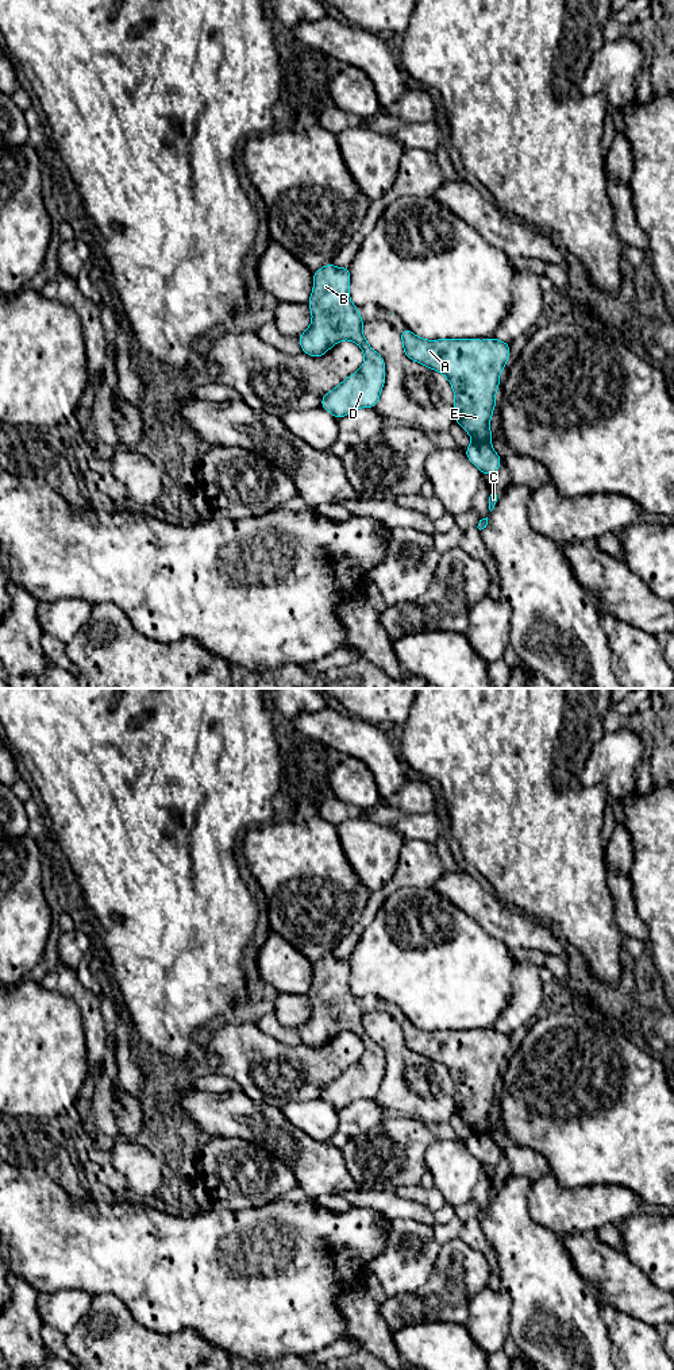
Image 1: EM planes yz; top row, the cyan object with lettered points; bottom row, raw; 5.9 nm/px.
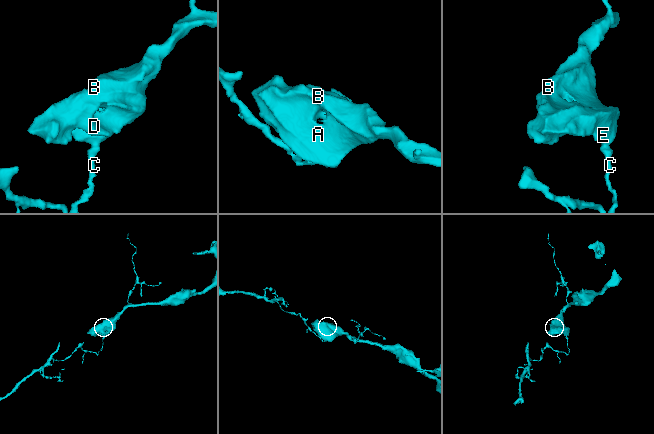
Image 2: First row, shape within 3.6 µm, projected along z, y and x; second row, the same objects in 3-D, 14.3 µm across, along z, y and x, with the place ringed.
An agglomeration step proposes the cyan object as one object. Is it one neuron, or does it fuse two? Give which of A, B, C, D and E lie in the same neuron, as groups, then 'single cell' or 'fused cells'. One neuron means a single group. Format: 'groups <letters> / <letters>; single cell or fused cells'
groups A B D E / C; fused cells

